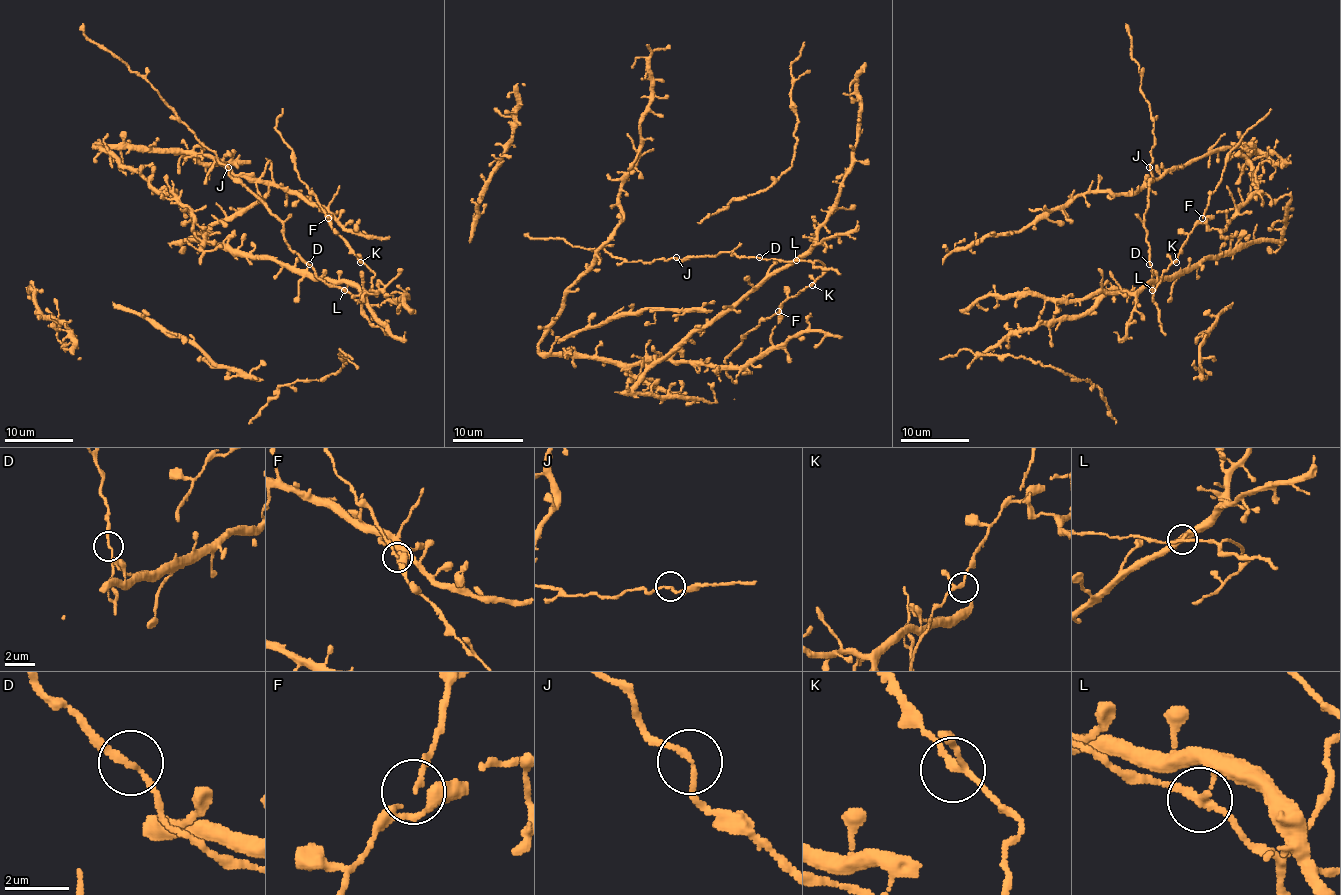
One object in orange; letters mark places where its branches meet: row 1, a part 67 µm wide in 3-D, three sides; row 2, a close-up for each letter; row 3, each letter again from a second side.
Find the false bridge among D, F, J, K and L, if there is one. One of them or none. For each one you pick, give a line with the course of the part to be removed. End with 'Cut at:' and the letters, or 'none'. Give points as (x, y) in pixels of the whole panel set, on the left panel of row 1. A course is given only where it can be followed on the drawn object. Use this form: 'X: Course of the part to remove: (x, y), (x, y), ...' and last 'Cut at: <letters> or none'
L: Course of the part to remove: (345, 289), (185, 240), (264, 202), (268, 187), (206, 156), (95, 147), (173, 194), (203, 250), (221, 247)
Cut at: L

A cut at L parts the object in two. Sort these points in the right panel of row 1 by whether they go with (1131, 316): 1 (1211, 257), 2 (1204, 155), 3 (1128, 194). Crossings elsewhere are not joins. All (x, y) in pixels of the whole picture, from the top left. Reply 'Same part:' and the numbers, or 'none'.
Same part: 1, 2, 3

